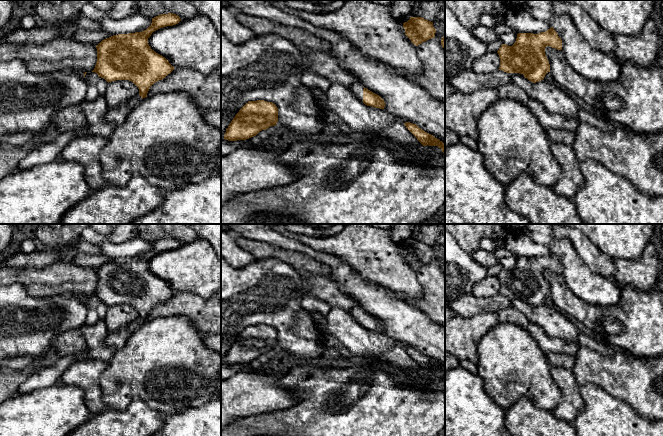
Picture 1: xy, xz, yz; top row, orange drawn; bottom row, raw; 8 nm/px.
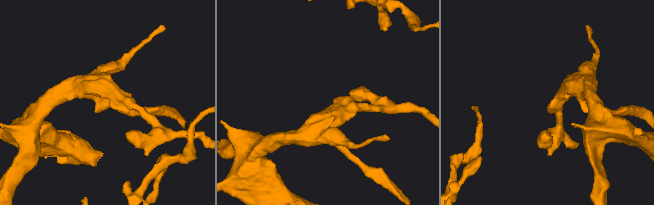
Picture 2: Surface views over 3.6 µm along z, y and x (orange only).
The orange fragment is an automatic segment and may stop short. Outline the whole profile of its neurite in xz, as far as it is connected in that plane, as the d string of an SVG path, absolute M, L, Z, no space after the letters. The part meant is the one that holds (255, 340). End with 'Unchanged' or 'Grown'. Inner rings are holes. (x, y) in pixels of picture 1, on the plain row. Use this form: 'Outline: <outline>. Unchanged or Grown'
Outline: M264 324L249 325L235 339L224 363L228 365L246 364L260 355L275 350L278 346L278 332Z. Unchanged

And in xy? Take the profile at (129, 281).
Outline: M161 238L152 242L151 249L142 256L113 259L96 269L97 286L92 296L108 307L132 305L139 313L139 317L126 329L107 335L105 343L109 347L122 348L127 339L147 321L150 311L174 294L165 281L151 273L148 262L154 255L180 245L176 238Z. Grown

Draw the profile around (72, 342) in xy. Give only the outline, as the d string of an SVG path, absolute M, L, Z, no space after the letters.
M79 328L60 334L47 350L49 355L46 366L52 366L59 358L75 355L80 361L88 358L85 354L88 348L85 337Z

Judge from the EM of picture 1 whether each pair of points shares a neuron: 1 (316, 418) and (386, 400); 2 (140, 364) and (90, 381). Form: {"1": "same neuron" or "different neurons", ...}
{"1": "same neuron", "2": "different neurons"}

